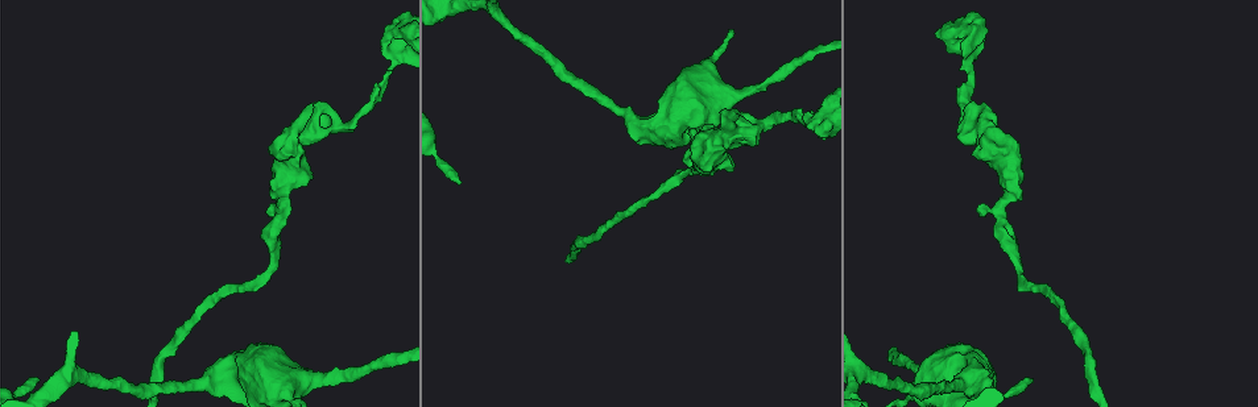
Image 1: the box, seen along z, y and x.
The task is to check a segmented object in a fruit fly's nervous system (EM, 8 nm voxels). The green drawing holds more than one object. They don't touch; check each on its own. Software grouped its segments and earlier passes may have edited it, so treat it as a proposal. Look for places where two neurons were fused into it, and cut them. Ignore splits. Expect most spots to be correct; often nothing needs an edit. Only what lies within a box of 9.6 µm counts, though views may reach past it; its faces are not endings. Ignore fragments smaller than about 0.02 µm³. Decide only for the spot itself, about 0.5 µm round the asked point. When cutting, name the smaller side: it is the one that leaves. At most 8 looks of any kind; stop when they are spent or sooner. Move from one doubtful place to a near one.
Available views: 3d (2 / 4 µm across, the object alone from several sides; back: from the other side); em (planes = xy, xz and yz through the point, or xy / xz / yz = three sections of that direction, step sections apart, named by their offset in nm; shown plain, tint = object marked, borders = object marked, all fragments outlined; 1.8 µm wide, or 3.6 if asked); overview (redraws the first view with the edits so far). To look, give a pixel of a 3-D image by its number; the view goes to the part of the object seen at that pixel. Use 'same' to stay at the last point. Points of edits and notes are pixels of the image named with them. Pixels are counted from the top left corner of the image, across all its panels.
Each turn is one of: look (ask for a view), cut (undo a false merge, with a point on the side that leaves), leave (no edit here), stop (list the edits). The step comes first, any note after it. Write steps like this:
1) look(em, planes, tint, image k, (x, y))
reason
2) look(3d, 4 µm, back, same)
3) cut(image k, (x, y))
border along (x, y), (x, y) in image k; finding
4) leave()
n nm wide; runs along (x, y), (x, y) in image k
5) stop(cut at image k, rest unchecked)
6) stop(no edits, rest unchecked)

look(em, planes, tint, image 1, (969, 60))
side arm on a straight run

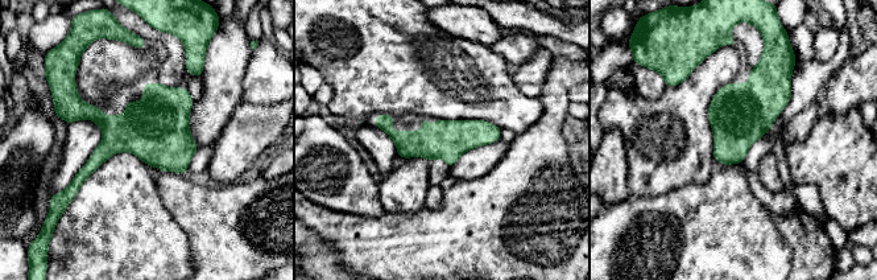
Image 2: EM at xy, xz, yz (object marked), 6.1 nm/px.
leave()
runs along (377, 120), (402, 139), (497, 132) in image 2; all the same neuron

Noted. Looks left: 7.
look(em, xy, step 16, tint, image 1, (1000, 206))
calibre changes

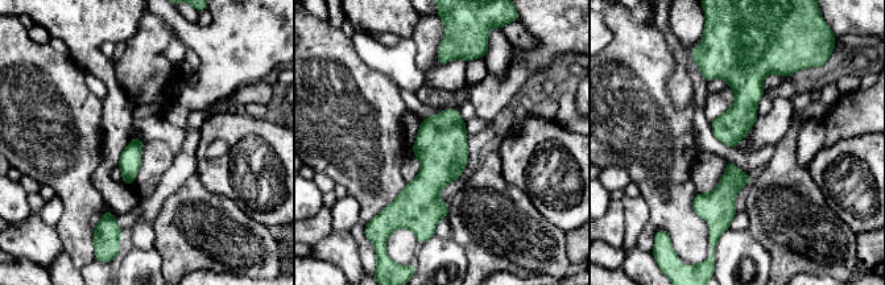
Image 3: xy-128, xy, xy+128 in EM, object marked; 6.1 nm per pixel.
look(em, yz, step 16, borders, same)
cut it another way

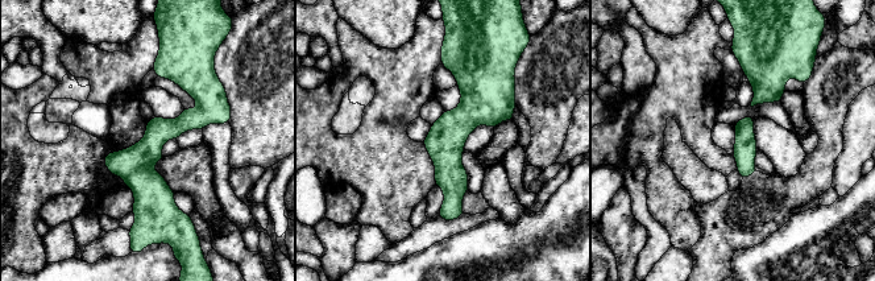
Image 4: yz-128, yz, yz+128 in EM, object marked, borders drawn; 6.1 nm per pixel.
leave()
140 nm wide; runs along (162, 69), (200, 108), (144, 155), (141, 220) in image 4; one neuron here

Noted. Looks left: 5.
look(em, planes, plain, image 1, (982, 129))
abrupt turn

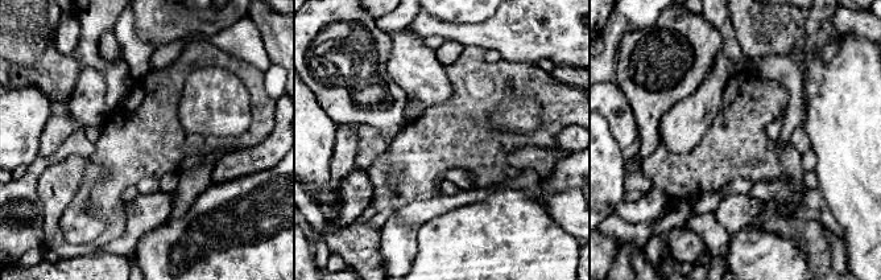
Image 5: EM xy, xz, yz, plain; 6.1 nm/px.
look(em, planes, tint, same)

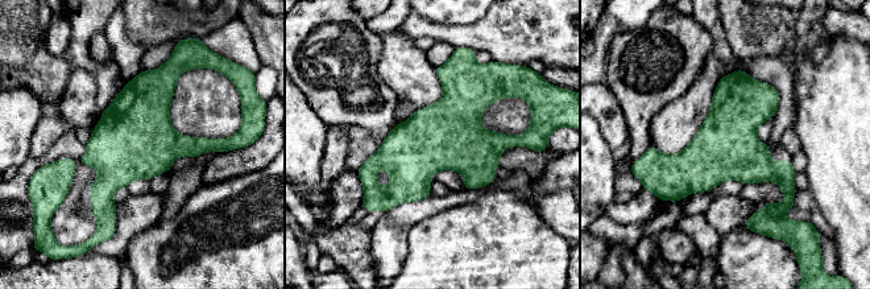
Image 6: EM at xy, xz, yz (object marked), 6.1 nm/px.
leave()
400 nm wide; continuous, no second neuron

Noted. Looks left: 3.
stop(no edits, rest unchecked)

